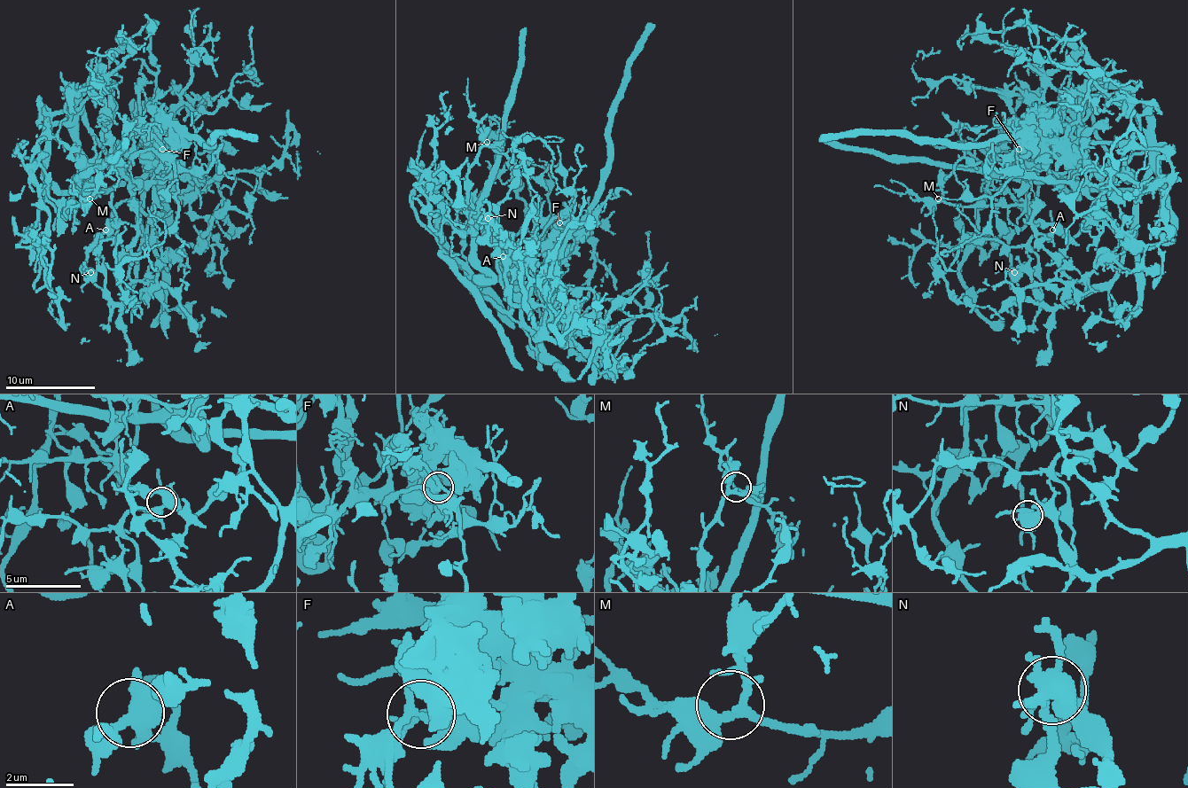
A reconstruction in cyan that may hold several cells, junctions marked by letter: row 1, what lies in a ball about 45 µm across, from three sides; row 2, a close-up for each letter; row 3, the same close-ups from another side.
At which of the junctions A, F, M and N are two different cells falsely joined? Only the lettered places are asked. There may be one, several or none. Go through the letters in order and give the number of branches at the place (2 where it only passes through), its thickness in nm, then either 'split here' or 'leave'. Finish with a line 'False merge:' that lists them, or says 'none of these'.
A: 5 | 440 nm | leave
F: 3 | 240 nm | split here
M: 3 | 220 nm | leave
N: 7 | 550 nm | split here
False merge: F, N

